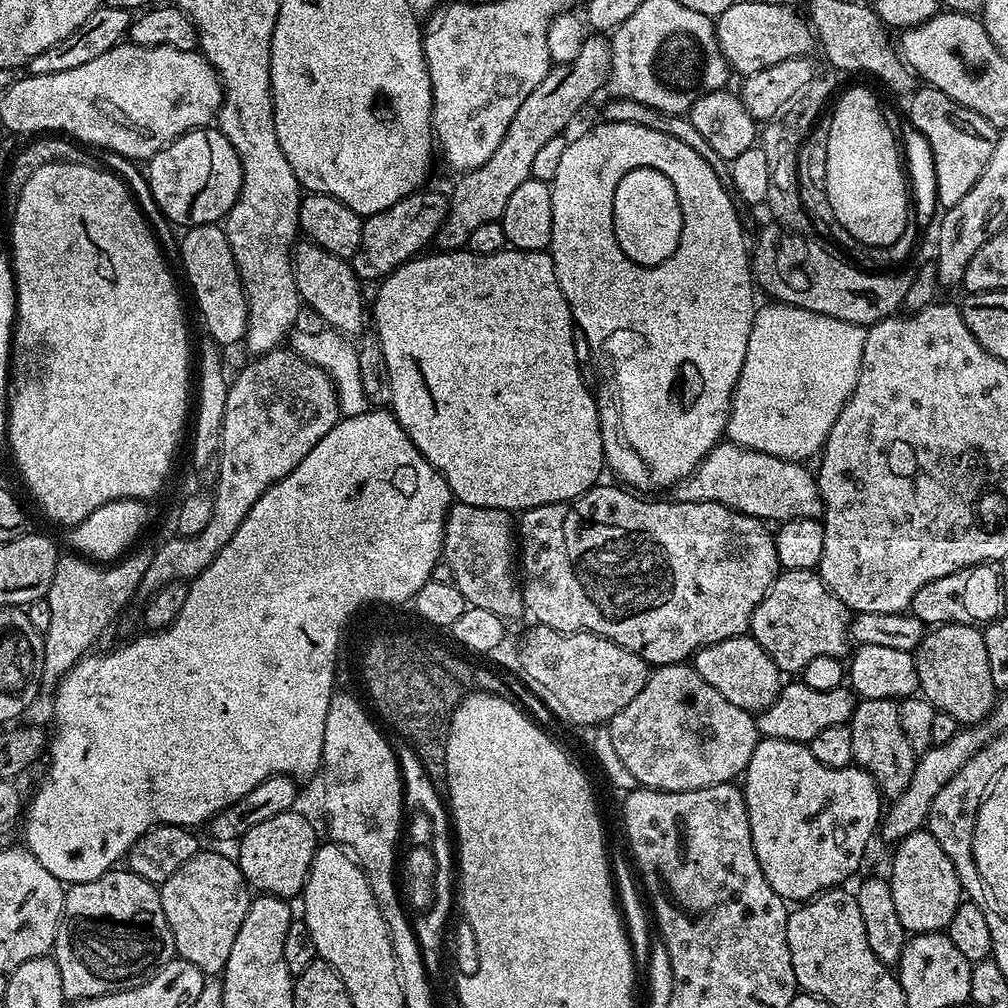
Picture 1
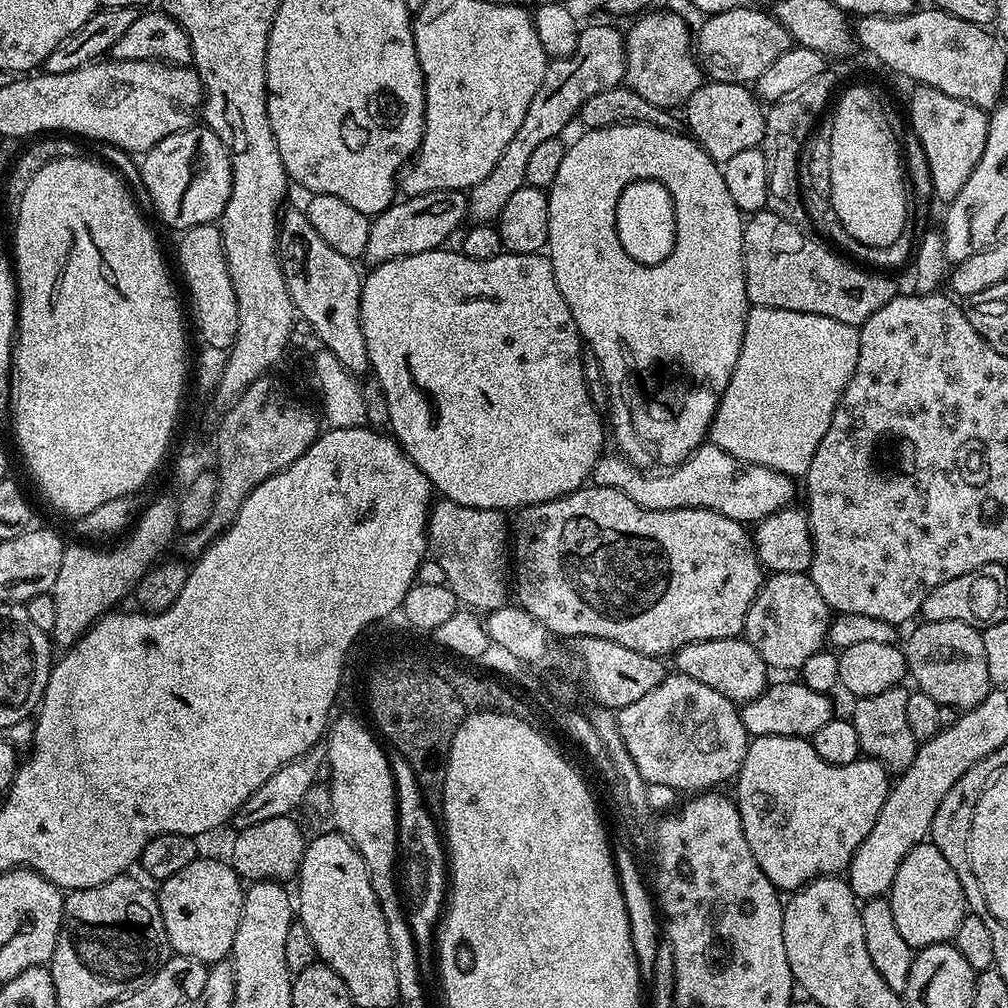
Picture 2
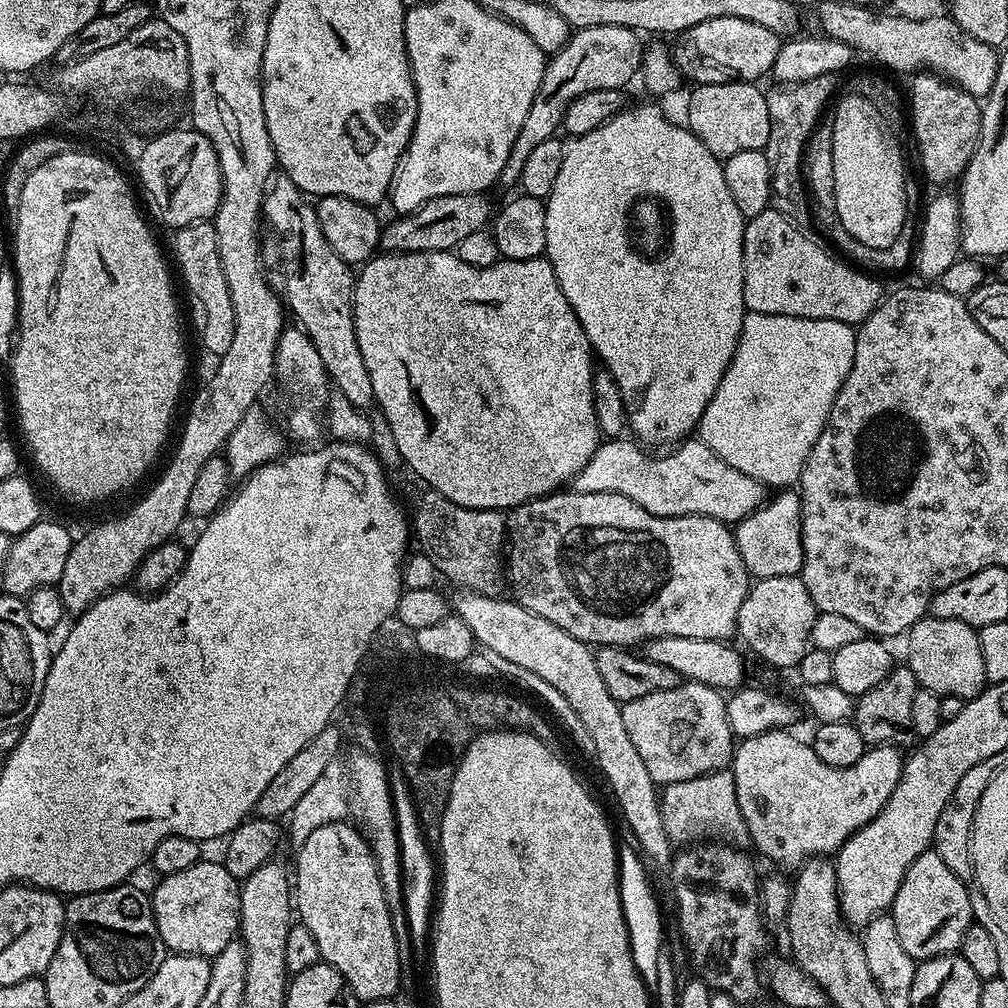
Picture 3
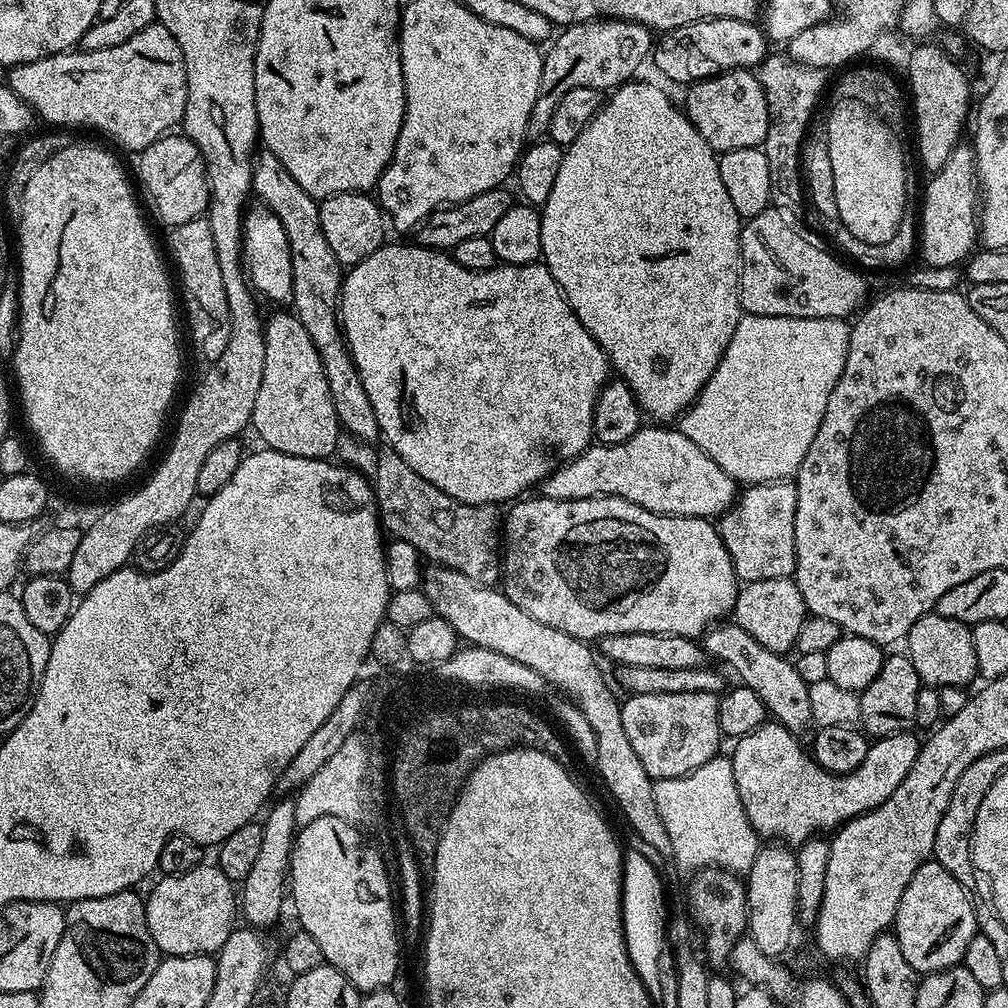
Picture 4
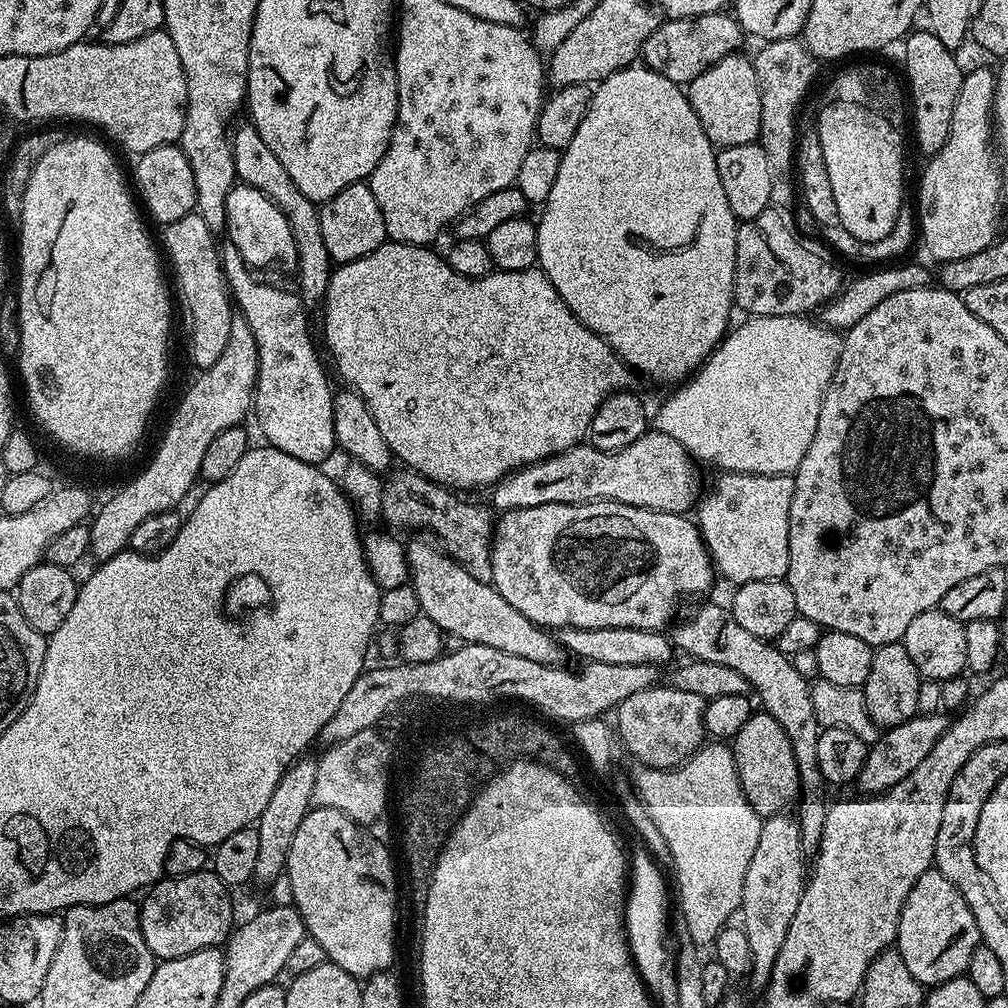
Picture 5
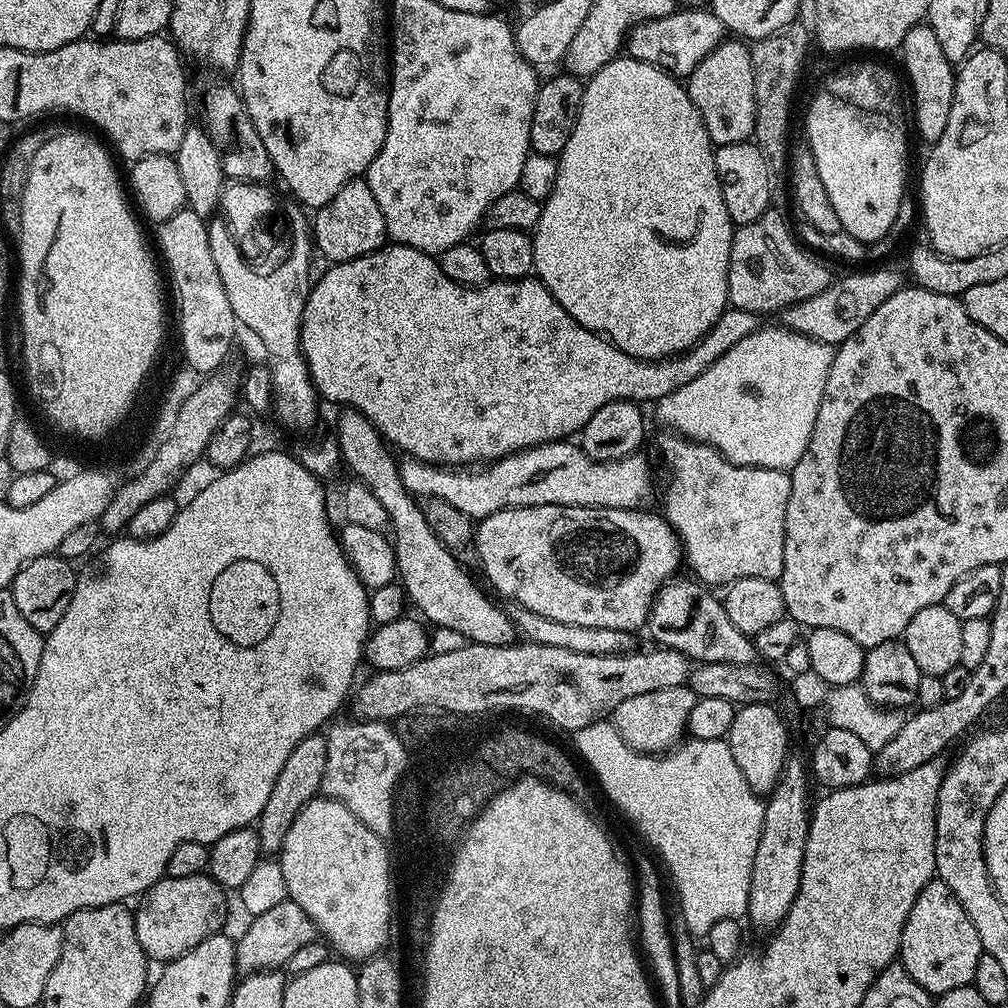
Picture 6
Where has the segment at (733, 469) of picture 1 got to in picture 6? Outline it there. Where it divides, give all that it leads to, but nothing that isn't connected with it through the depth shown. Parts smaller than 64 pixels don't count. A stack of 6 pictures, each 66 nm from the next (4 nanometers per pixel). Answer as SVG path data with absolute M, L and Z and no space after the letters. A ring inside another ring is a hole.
M554 440L521 452L512 452L487 466L441 466L424 464L420 460L404 458L399 461L400 477L406 490L417 498L428 496L429 501L441 500L456 507L473 521L485 520L490 514L507 508L526 506L574 506L575 508L635 508L643 509L652 500L652 468L643 454L633 454L620 460L598 461L587 455L579 443Z

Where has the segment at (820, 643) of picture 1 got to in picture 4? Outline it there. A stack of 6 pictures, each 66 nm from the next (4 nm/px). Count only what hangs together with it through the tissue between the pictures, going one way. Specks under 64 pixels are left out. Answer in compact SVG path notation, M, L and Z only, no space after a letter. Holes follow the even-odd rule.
M795 579L750 580L736 593L734 623L742 626L742 630L746 630L750 638L762 642L766 650L774 650L781 654L791 653L796 647L798 630L805 618L806 609Z

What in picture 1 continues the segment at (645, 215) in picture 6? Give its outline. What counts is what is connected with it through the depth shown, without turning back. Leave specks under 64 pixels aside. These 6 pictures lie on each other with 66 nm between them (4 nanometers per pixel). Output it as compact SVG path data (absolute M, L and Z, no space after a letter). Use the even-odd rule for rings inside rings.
M600 122L597 124L597 128L582 133L577 140L569 139L566 154L562 154L562 162L558 166L558 174L554 174L554 178L550 181L552 190L550 255L554 262L554 270L558 274L558 286L572 311L572 323L579 332L586 336L594 364L599 375L603 377L598 384L596 407L600 409L605 421L614 419L616 411L620 408L620 428L616 424L608 423L602 427L602 442L607 459L610 461L610 468L620 472L621 478L625 480L623 483L629 489L644 490L640 488L668 487L671 489L681 480L685 480L702 463L714 445L721 443L728 427L728 415L732 409L732 392L742 374L742 362L746 362L746 342L750 342L750 326L758 307L750 263L750 248L749 245L744 245L744 228L740 225L739 214L736 213L738 204L733 193L720 181L718 174L714 174L714 170L710 170L710 162L706 162L706 158L702 158L702 154L690 150L690 146L686 146L686 142L678 142L678 138L674 138L662 130L646 130L646 126L634 126L626 122L617 124ZM640 167L653 168L670 178L670 182L674 184L674 189L678 192L678 202L681 203L682 208L682 234L677 249L668 260L652 267L634 263L619 249L618 242L615 240L614 222L611 218L615 187L618 186L620 176Z

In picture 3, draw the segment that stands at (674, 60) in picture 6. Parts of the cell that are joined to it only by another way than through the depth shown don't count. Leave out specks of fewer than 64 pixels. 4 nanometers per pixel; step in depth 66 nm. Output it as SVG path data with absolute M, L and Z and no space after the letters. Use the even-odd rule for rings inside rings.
M710 18L710 22L702 22L679 37L680 45L674 48L676 67L681 77L692 79L696 84L721 84L727 80L759 81L759 76L767 77L774 66L774 58L778 58L781 37L774 30L760 26L746 18Z

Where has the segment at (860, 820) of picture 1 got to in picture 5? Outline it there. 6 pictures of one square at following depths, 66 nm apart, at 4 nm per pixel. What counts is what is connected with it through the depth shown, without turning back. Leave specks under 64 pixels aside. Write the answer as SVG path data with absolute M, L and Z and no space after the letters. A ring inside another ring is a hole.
M763 710L753 711L752 717L738 730L738 734L730 741L732 757L736 763L736 773L744 796L752 809L767 818L788 810L797 803L800 795L800 771L794 762L794 750L790 746L790 738L786 738L786 730L770 714ZM917 714L911 720L881 731L876 743L869 747L866 762L854 781L855 787L860 787L864 794L879 794L898 786L898 782L902 782L902 778L906 778L906 774L915 770L922 758L934 750L934 742L942 738L949 723L949 717L944 714Z

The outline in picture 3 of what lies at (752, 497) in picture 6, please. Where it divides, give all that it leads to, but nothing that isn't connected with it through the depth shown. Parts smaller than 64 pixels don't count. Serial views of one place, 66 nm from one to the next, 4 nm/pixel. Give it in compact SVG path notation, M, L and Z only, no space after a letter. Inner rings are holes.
M780 490L776 496L760 505L745 520L735 525L734 535L738 552L749 577L756 580L799 576L804 561L802 550L802 506L796 490ZM772 500L772 501L771 501Z

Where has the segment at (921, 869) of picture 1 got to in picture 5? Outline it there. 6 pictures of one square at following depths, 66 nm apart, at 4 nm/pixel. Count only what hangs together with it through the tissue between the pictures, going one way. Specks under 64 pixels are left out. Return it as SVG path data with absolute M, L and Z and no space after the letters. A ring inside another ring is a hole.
M930 870L922 874L922 878L914 882L910 894L906 894L894 941L896 951L902 954L902 962L906 962L916 981L935 986L965 975L970 958L981 942L978 922L958 886L941 872Z

